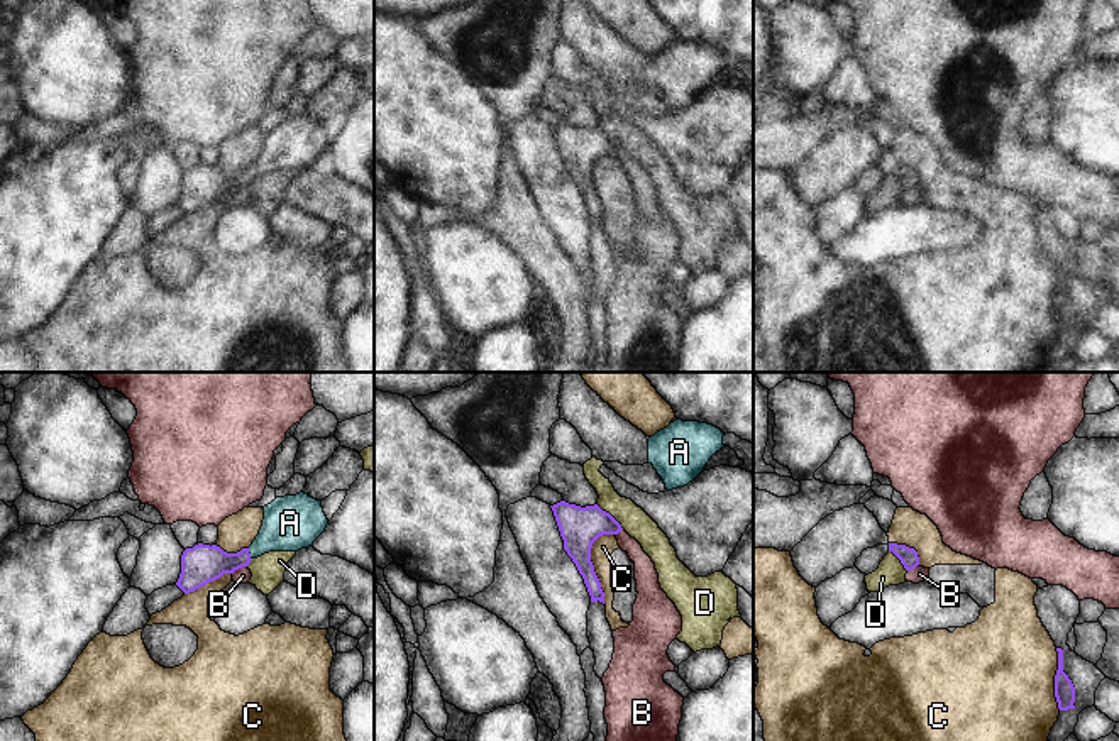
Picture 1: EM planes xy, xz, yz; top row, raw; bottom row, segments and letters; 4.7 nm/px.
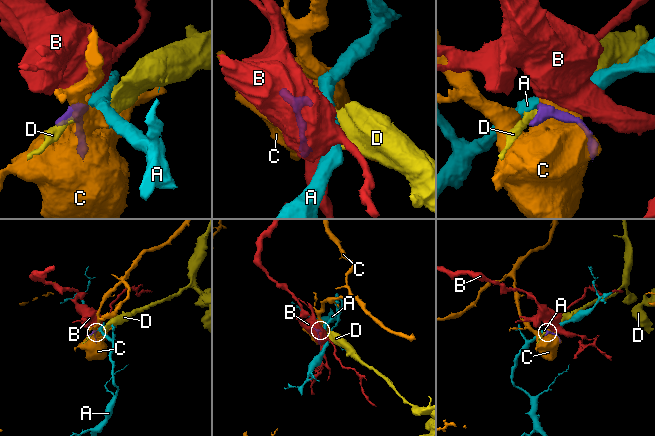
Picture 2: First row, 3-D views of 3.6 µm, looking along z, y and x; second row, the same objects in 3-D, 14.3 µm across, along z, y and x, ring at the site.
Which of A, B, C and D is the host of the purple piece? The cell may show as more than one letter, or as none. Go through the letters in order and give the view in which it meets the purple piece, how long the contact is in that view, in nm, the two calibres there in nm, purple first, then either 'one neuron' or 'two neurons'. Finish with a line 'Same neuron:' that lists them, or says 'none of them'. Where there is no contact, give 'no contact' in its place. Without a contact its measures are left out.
A: contact in xy; length 60 nm; calibres 190 and 260 nm; one neuron
B: contact in xy; length 80 nm; calibres 190 and 80 nm; two neurons
C: contact in xz; length 340 nm; calibres 190 and 100 nm; two neurons
D: contact in xz; length 180 nm; calibres 190 and 140 nm; two neurons
Same neuron: A

